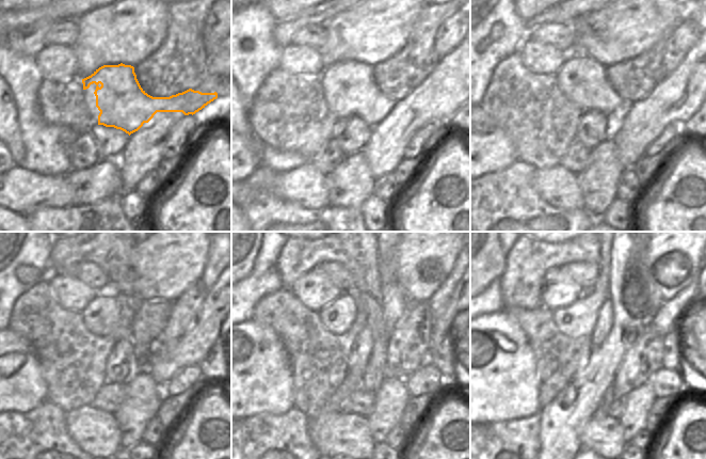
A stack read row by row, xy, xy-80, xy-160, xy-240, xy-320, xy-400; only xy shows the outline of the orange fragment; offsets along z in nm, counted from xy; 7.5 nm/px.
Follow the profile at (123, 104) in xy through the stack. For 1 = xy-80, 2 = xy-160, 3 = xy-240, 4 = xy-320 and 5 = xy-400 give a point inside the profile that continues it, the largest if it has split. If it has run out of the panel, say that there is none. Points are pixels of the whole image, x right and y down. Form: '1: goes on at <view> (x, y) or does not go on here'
1: goes on at xy-80 (356, 93)
2: goes on at xy-160 (587, 77)
3: goes on at xy-240 (102, 315)
4: goes on at xy-320 (337, 317)
5: goes on at xy-400 (578, 319)

